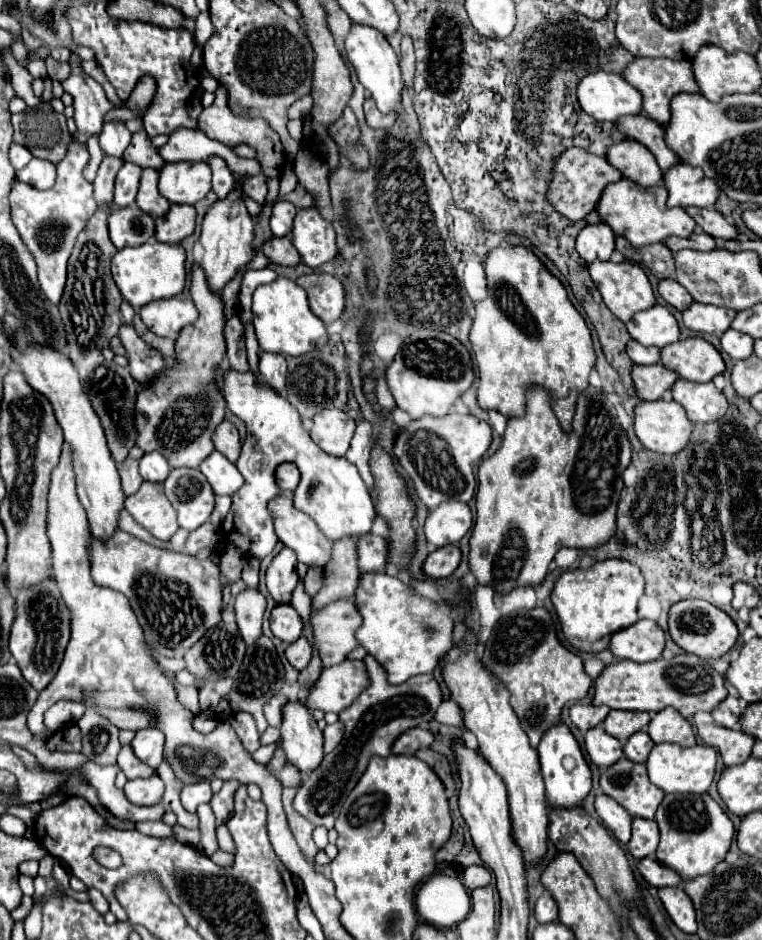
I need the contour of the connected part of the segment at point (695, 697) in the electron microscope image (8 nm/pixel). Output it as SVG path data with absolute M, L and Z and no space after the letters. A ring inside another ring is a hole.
M682 654L672 660L652 660L646 664L636 664L632 660L618 660L608 664L594 682L594 706L610 706L616 710L644 710L644 712L660 712L666 706L676 708L684 718L692 718L698 710L714 710L724 698L728 690L724 686L724 678L714 672L704 660L694 654Z

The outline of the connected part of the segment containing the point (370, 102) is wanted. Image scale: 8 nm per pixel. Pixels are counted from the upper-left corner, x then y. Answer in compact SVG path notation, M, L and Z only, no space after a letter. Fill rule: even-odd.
M368 96L366 102L364 102L364 114L366 114L368 126L372 126L372 128L390 128L390 126L394 124L394 120L396 120L394 112L382 114L382 112L376 108L374 98L370 98L370 96Z

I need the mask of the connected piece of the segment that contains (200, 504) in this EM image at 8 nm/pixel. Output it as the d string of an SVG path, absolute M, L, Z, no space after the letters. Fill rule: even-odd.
M172 468L164 480L168 500L178 512L178 524L192 532L208 522L214 510L214 492L204 474L194 468Z

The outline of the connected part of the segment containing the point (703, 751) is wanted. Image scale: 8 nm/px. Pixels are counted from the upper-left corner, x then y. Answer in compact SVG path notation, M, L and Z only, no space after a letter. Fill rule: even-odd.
M656 744L648 756L646 762L650 782L656 784L666 794L670 792L692 792L702 794L710 788L716 768L716 750L710 746L694 746L694 748L682 748L678 744Z

